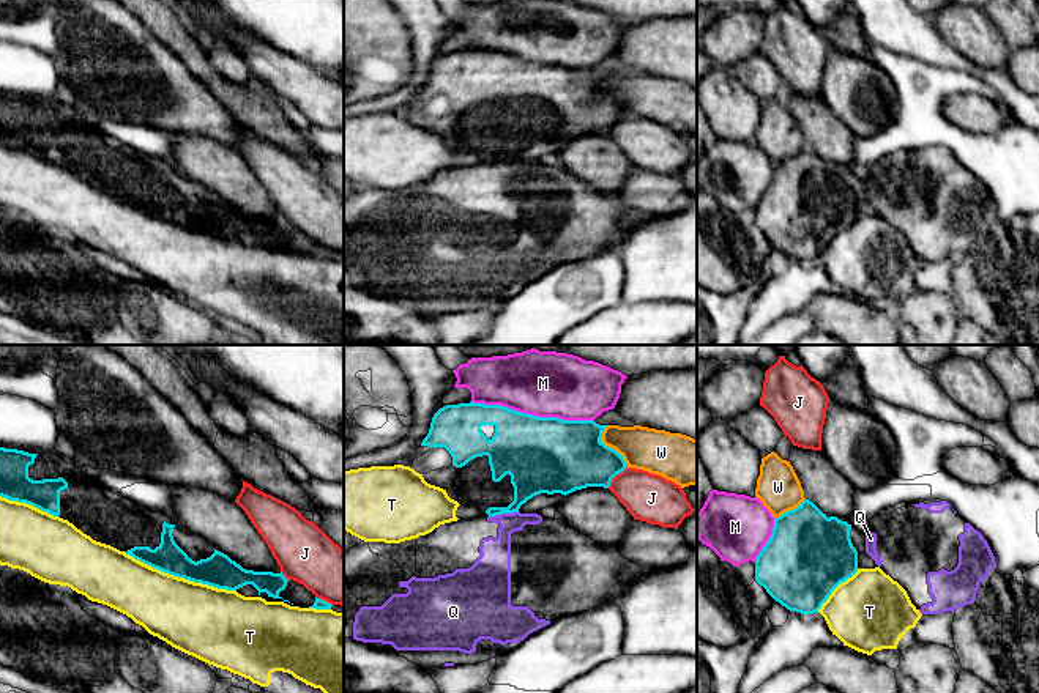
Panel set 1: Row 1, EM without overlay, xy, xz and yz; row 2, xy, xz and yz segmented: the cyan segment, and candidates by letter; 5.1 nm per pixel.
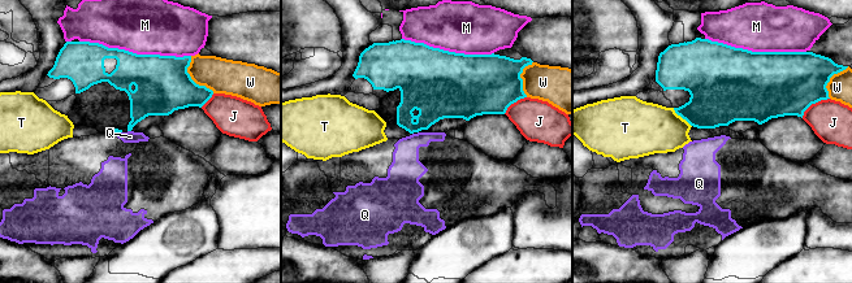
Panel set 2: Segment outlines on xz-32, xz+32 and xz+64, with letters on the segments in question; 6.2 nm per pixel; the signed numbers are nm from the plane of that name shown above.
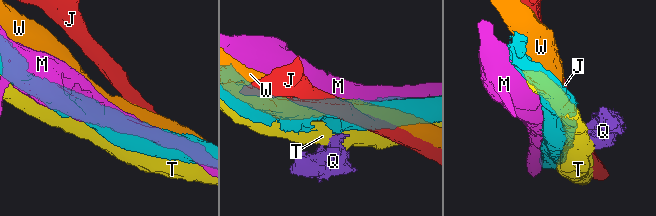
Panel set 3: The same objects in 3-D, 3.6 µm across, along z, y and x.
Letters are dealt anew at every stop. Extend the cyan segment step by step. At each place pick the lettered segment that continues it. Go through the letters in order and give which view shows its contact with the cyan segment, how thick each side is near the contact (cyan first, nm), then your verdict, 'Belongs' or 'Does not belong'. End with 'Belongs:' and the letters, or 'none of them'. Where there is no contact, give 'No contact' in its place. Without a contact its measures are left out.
J: Touches cyan in xz. Thickness 340 nm (cyan) against 240 nm. Does not belong
M: Touches cyan in xz. Thickness 380 nm (cyan) against 340 nm. Does not belong
Q: Touches cyan in xz. Thickness 220 nm (cyan) against 160 nm. Does not belong
T: Touches cyan in xy. Thickness 170 nm (cyan) against 360 nm. Does not belong
W: Touches cyan in xz. Thickness 360 nm (cyan) against 220 nm. Does not belong
Belongs: none of them

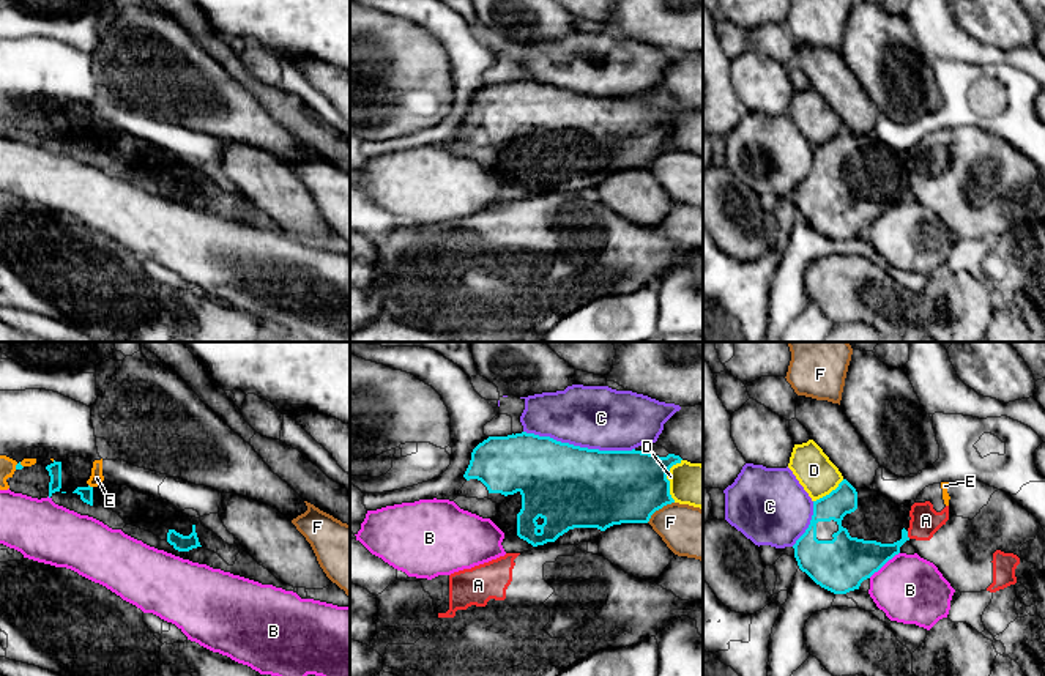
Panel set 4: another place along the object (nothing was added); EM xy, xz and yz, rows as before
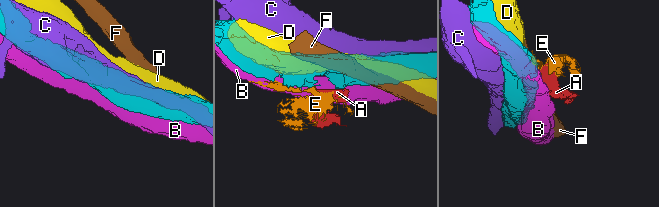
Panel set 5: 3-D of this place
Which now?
A: Touches cyan in yz. Thickness 180 nm (cyan) against 150 nm. Does not belong
B: Touches cyan in yz. Thickness 280 nm (cyan) against 340 nm. Does not belong
C: Touches cyan in xz. Thickness 420 nm (cyan) against 320 nm. Does not belong
D: Touches cyan in xz. Thickness 360 nm (cyan) against 220 nm. Does not belong
E: Touches cyan in xy. Thickness 70 nm (cyan) against 70 nm. Does not belong
F: Touches cyan in xz. Thickness 380 nm (cyan) against 260 nm. Does not belong
Belongs: none of them

